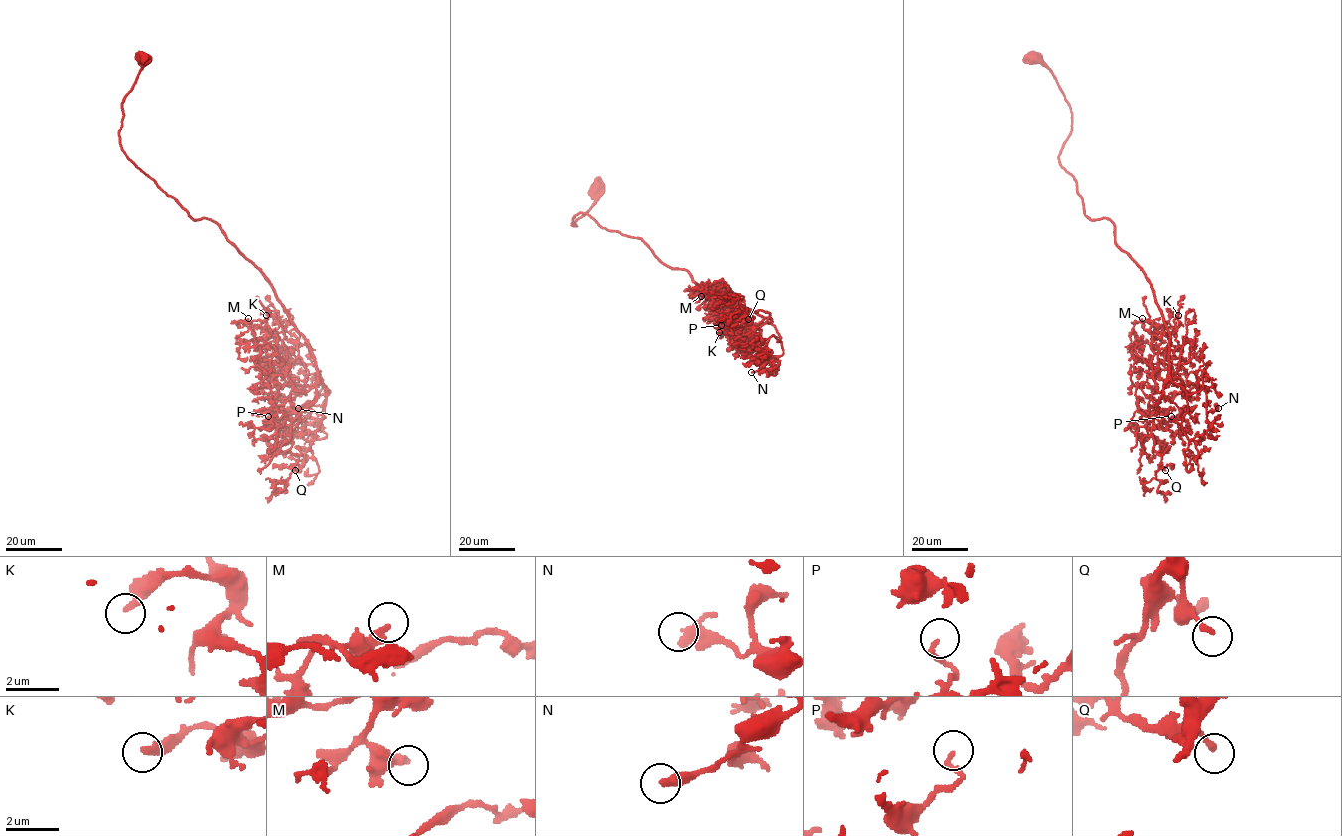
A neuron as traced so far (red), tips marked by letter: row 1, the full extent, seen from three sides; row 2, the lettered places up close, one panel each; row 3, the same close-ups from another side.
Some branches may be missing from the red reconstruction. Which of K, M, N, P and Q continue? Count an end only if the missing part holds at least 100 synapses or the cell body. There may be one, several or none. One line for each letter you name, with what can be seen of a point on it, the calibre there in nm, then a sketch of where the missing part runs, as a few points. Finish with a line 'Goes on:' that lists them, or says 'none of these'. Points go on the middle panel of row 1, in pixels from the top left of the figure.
Q: Place: (748, 319). Thickness 200 nm. Course of what is missing: (748, 319), (745, 340), (746, 344), (750, 343), (744, 339)
Goes on: Q

